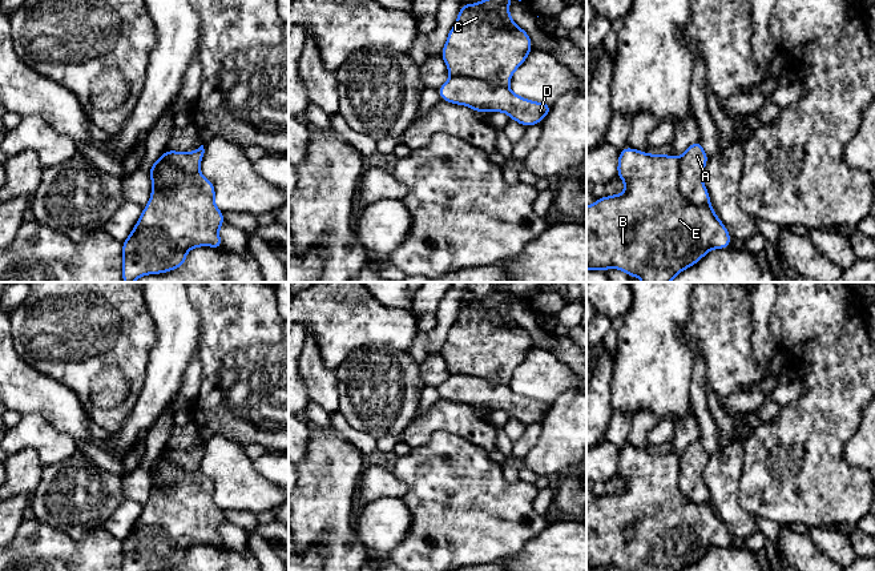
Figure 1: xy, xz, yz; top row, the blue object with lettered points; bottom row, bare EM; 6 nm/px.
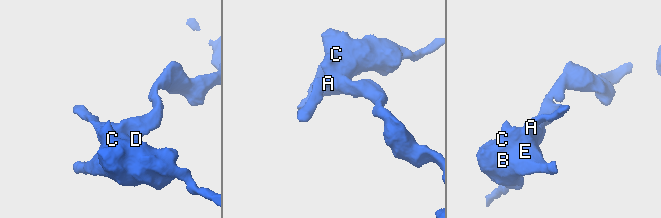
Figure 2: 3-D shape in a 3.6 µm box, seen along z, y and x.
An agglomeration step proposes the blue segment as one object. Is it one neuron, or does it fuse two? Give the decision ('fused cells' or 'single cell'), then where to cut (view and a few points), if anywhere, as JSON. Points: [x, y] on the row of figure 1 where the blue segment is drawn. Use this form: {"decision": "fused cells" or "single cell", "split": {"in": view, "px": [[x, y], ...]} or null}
{"decision": "fused cells", "split": {"in": "yz", "px": [[678, 160], [678, 190], [681, 196], [692, 204], [709, 205]]}}

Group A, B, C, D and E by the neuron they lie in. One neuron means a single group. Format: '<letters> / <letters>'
A D / B C E

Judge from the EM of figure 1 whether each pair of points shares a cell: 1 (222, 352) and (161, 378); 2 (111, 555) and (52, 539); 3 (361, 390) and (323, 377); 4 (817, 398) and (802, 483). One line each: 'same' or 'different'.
1: different
2: same
3: different
4: same

